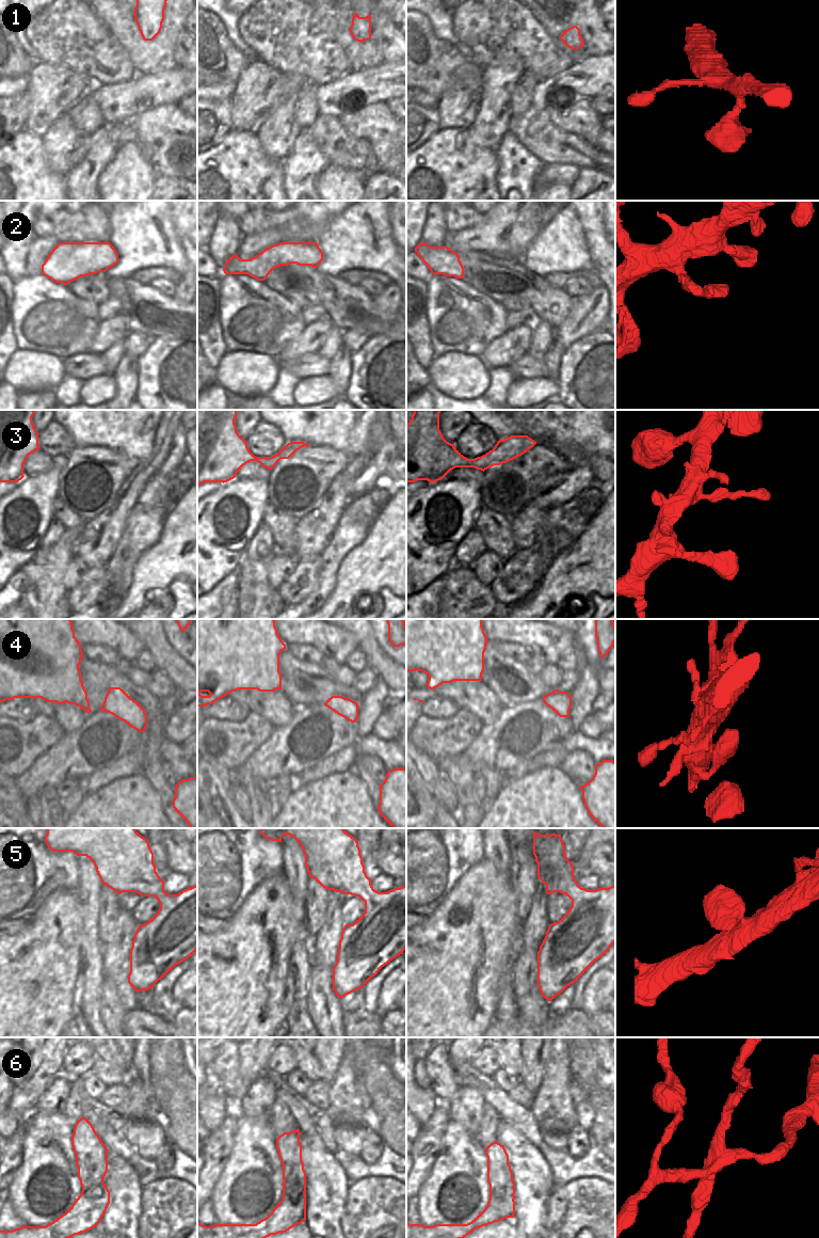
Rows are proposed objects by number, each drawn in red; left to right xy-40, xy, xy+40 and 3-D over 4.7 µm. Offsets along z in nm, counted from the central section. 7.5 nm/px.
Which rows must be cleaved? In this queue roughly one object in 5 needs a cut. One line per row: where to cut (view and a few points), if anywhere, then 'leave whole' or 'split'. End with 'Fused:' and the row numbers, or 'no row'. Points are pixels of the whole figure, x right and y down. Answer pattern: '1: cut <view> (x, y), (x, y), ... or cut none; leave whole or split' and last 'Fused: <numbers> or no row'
1: cut none; leave whole
2: cut none; leave whole
3: cut none; leave whole
4: cut none; leave whole
5: cut none; leave whole
6: cut xy+40 (487, 1204), (494, 1205), (503, 1217), (513, 1216); split
Fused: 6

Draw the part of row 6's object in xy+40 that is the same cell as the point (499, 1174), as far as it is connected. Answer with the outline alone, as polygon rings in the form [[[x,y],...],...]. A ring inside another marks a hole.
[[[497,1141],[485,1148],[487,1157],[487,1183],[489,1185],[489,1200],[487,1205],[497,1207],[502,1217],[514,1216],[515,1183],[509,1163],[509,1155],[503,1145]]]

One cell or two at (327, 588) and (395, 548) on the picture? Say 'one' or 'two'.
two

